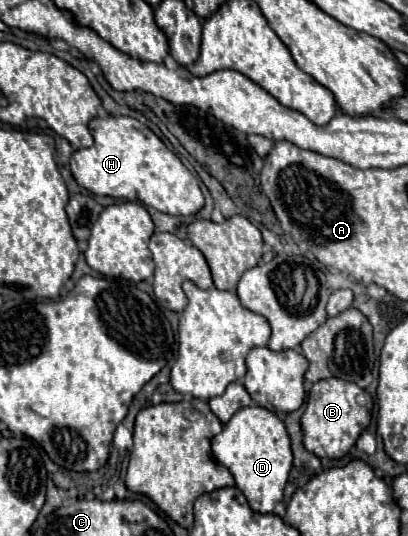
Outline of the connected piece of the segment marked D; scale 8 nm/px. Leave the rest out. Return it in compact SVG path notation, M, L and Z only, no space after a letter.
M264 406L240 408L232 416L224 430L214 436L212 452L218 462L222 462L234 476L236 486L246 496L252 510L268 514L274 510L276 502L282 500L282 492L292 468L292 446L286 430L286 422L272 410Z

